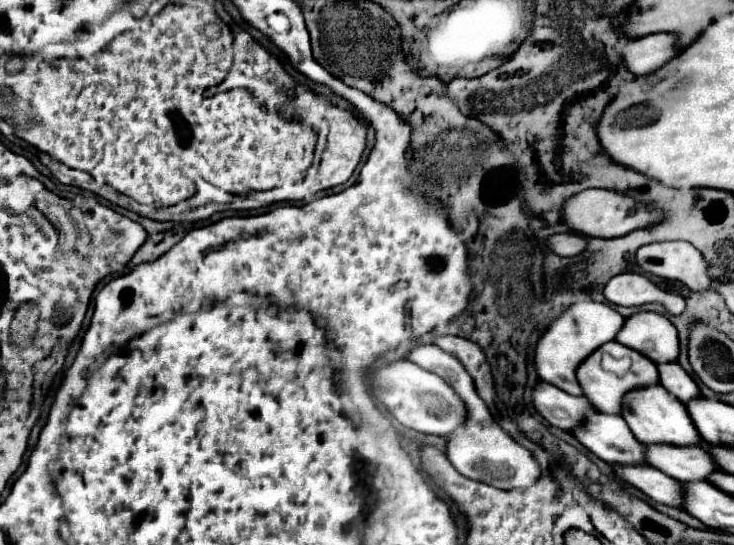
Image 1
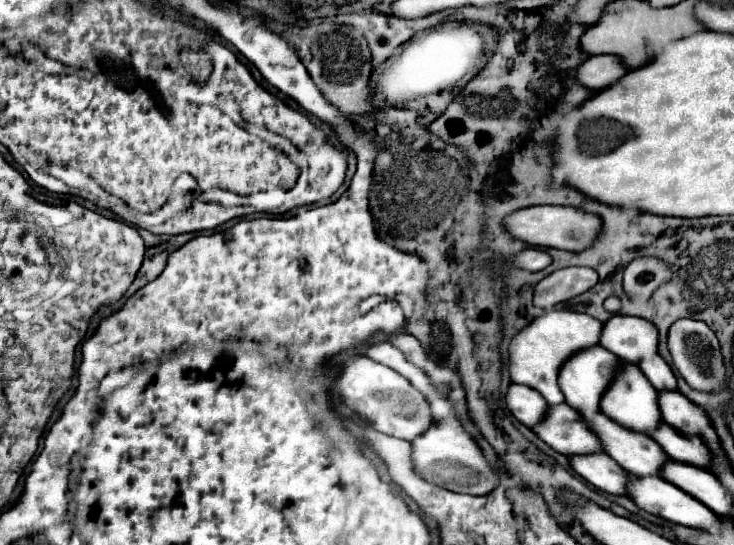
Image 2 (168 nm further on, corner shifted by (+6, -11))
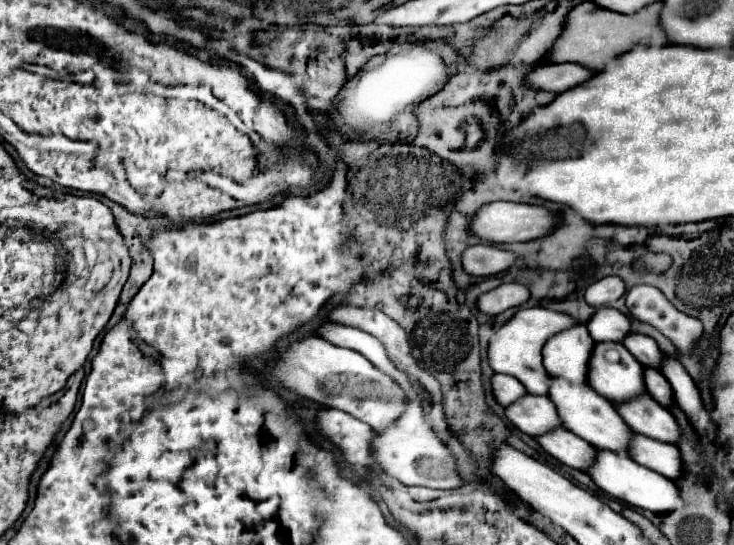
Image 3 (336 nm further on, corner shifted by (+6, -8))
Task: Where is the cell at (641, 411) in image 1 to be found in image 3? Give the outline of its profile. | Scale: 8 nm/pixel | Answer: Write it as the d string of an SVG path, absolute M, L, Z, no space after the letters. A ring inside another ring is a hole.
M596 343L588 361L588 383L608 401L628 401L638 393L644 393L642 365L620 343ZM606 349L618 349L620 361L608 363L604 359Z

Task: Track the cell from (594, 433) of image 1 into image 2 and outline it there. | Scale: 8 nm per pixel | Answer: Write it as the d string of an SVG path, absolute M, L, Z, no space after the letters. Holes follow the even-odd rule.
M568 404L550 406L550 416L532 428L550 448L564 456L586 456L604 452L602 442L590 430L588 422Z

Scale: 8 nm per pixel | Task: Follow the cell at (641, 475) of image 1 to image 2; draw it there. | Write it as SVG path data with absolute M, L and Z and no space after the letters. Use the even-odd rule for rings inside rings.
M588 454L588 456L568 456L572 468L588 480L594 488L616 494L616 496L628 496L630 476L628 472L616 464L608 454Z

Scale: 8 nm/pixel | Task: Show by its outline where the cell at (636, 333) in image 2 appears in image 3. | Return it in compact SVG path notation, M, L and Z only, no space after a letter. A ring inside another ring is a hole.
M612 307L596 309L596 313L586 321L586 327L594 341L612 341L620 343L626 333L632 333L632 323L624 313Z

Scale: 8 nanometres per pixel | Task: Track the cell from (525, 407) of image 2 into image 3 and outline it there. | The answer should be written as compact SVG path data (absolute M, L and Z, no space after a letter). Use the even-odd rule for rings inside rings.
M494 373L492 379L490 379L490 383L492 383L492 395L494 395L494 399L502 407L506 407L512 401L516 401L518 397L526 395L524 385L518 379L510 377L510 375L498 375L498 373Z

